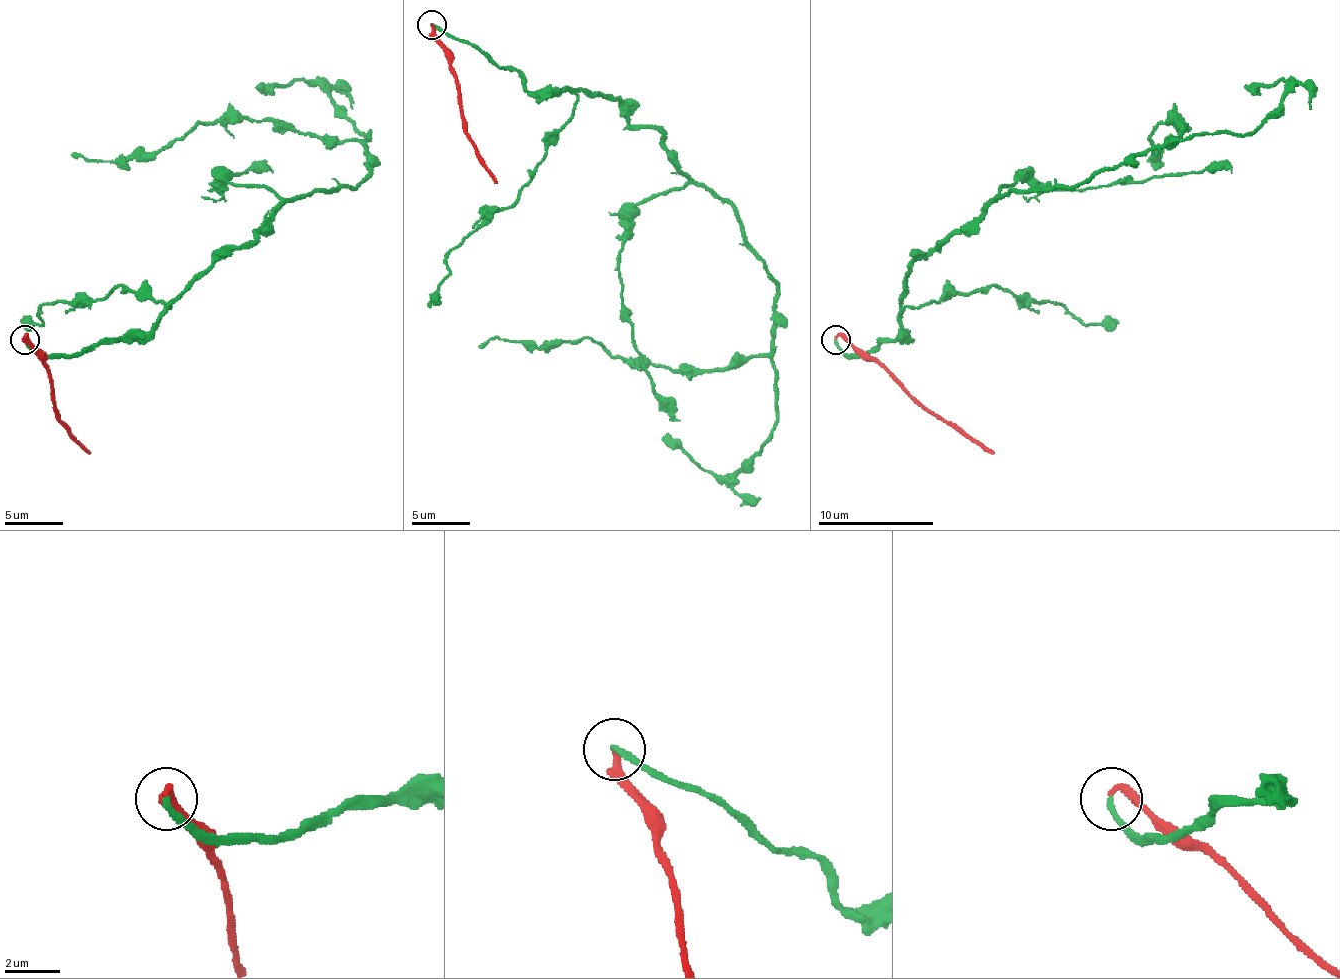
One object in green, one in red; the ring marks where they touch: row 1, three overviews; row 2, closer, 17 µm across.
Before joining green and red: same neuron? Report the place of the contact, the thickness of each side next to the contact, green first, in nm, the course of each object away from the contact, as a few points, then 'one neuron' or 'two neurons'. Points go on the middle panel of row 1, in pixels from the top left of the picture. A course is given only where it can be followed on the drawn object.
(432, 25) | 200/280 nm | green via (431, 24), (657, 128), (776, 285), (773, 348), (721, 369), (477, 346) | red via (431, 24), (431, 36), (448, 59), (463, 128), (498, 183) | one neuron

